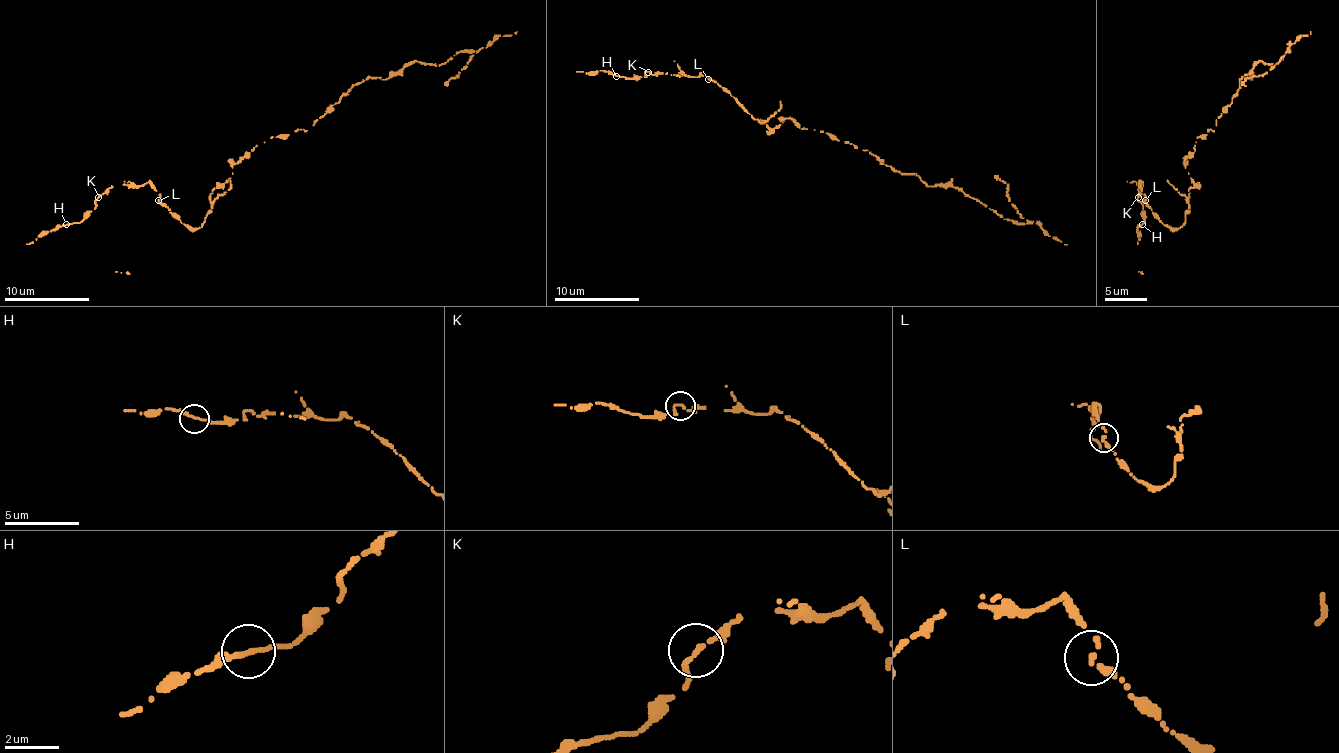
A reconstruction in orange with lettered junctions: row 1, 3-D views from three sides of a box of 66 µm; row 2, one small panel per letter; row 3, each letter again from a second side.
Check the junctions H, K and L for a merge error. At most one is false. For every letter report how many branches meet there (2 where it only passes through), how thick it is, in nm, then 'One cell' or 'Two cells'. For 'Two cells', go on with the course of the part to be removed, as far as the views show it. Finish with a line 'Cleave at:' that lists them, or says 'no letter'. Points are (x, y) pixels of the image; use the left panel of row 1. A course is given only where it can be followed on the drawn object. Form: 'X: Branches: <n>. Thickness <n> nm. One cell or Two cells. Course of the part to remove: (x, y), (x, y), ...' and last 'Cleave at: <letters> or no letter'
H: Branches: 2. Thickness 200 nm. One cell
K: Branches: 2. Thickness 180 nm. One cell
L: Branches: 2. Thickness 170 nm. One cell
Cleave at: no letter

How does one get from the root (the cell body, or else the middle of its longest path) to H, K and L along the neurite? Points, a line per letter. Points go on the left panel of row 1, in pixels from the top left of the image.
H: (251, 150), (213, 190), (213, 207), (198, 228), (185, 226), (149, 184), (111, 186), (92, 211), (66, 224)
K: (251, 150), (213, 190), (213, 207), (198, 228), (185, 226), (149, 184), (111, 186), (98, 197)
L: (251, 150), (232, 167), (230, 177), (213, 190), (213, 207), (198, 228), (185, 226), (157, 201)

